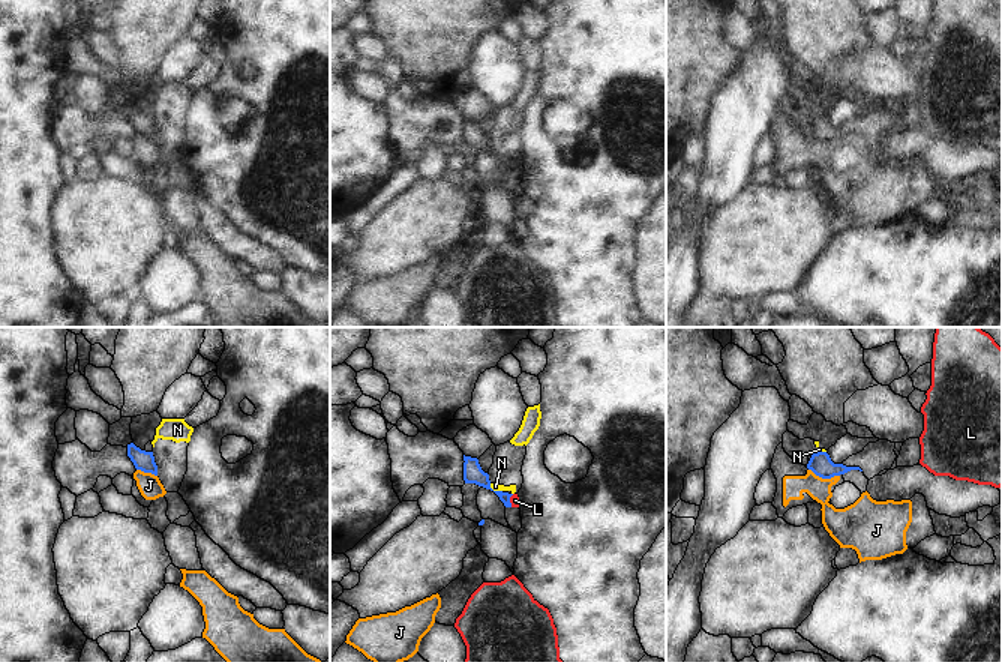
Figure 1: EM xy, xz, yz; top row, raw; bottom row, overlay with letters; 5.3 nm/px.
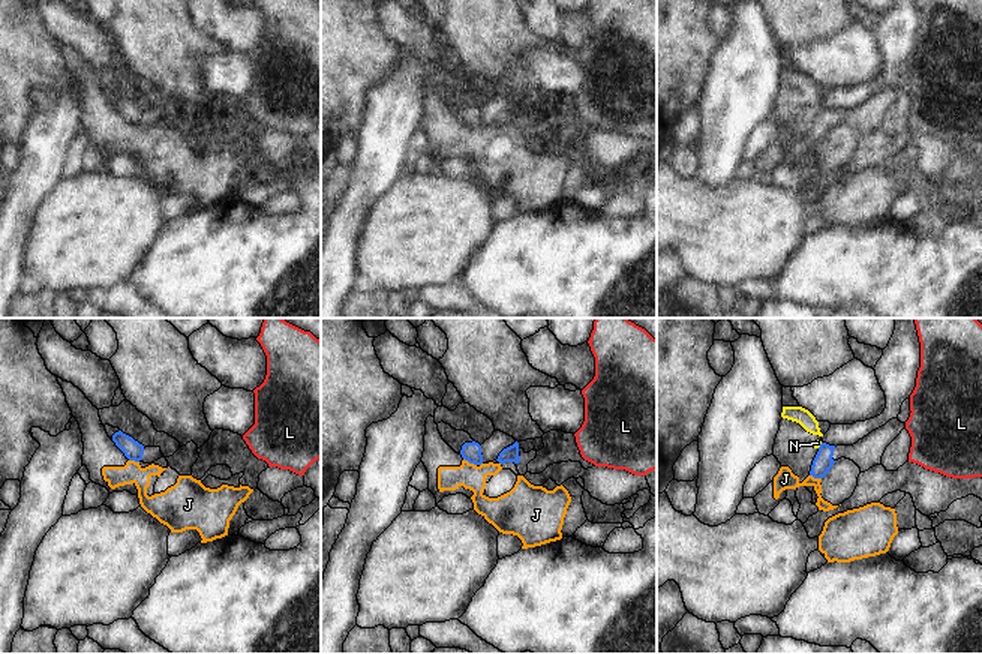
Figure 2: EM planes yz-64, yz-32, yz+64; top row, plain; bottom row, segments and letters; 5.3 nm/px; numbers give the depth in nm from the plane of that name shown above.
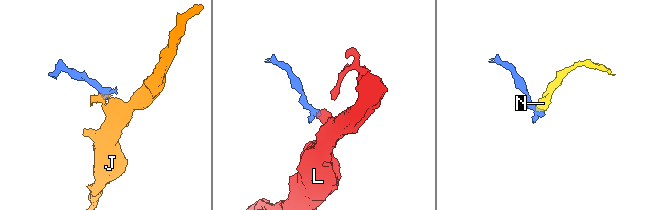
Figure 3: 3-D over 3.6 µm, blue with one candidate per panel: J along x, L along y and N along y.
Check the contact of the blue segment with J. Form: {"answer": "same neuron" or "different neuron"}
{"answer": "different neuron"}

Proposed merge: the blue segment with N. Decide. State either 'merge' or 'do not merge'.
do not merge

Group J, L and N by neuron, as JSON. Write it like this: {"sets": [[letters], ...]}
{"sets": [["J"], ["L"], ["N"]]}

